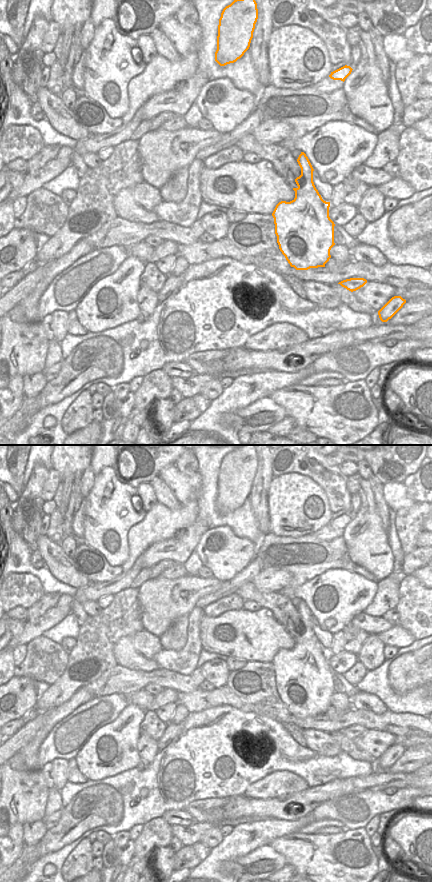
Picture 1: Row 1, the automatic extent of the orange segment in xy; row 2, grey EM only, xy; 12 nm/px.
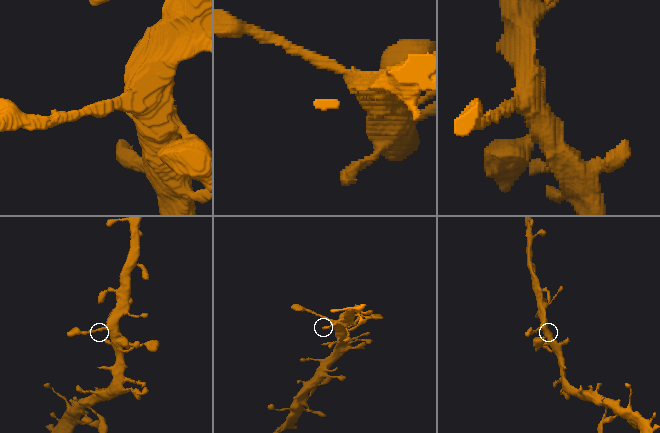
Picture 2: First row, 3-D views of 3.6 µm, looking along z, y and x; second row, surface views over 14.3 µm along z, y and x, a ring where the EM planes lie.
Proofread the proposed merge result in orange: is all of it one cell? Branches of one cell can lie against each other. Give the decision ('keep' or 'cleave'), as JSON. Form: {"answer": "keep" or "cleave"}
{"answer": "keep"}

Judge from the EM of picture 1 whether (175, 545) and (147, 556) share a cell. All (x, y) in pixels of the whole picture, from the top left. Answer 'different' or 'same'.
same

